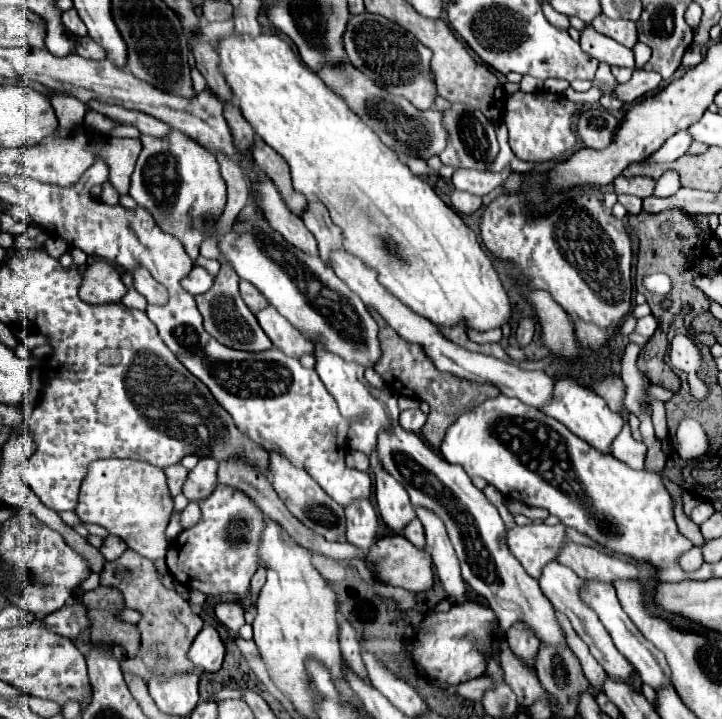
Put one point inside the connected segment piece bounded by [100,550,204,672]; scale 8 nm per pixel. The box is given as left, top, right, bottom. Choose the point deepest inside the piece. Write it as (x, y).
(168, 621)

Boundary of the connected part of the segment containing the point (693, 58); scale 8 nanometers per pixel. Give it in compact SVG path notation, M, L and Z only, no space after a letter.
M696 46L688 48L686 54L684 54L684 58L682 58L682 66L684 68L694 68L698 62L702 62L702 52Z

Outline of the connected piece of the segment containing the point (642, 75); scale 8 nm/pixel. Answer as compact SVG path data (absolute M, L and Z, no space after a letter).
M634 70L632 78L626 84L619 84L614 90L614 96L620 98L620 102L630 104L636 98L644 96L646 92L652 92L660 86L660 74L658 72L646 72L646 70Z

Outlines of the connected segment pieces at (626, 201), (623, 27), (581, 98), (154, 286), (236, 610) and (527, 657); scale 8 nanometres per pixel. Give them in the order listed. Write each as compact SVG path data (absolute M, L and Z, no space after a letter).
M620 194L620 196L618 196L618 202L620 202L630 214L638 214L638 212L642 210L642 198L638 198L638 196Z
M600 14L598 18L592 20L592 26L602 32L604 36L614 38L616 42L634 48L634 44L638 42L636 38L636 24L628 22L628 20L610 20L606 14Z
M571 86L564 91L564 96L568 100L576 103L594 103L598 102L602 93L596 88L592 87L586 92L577 92Z
M136 266L132 270L132 278L134 278L134 288L150 302L150 304L164 304L166 302L166 290L162 284L158 284L150 272L142 266Z
M220 602L220 604L216 604L214 612L216 612L216 618L228 630L232 630L234 634L246 624L244 622L244 610L242 610L242 606L238 602Z
M516 624L514 628L510 628L508 644L510 644L510 650L514 652L514 656L518 656L524 664L534 668L536 654L540 650L540 642L536 640L534 634L530 634L530 630L526 626Z

